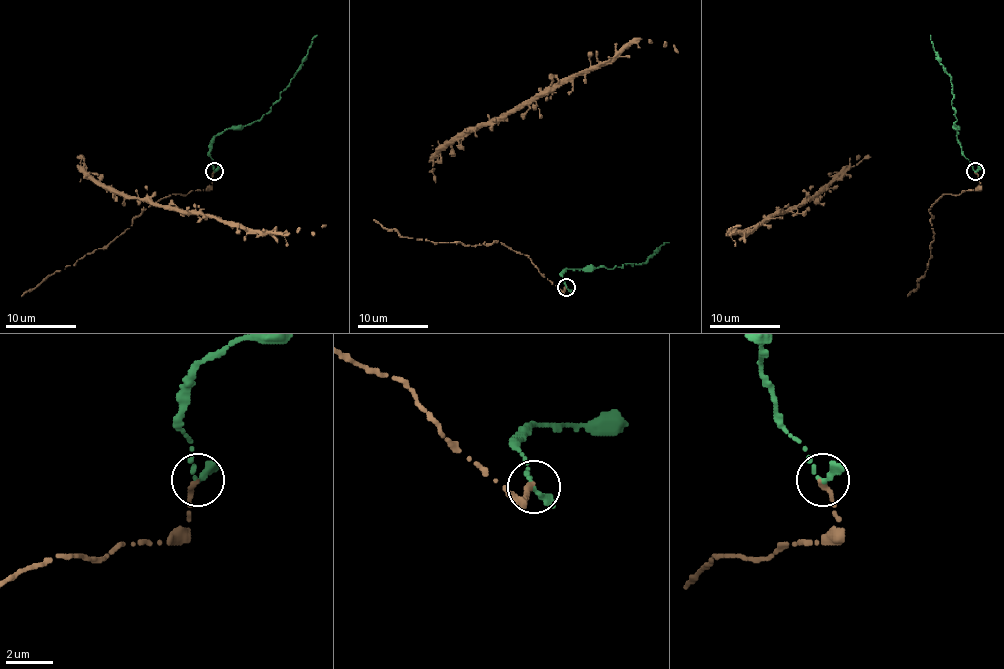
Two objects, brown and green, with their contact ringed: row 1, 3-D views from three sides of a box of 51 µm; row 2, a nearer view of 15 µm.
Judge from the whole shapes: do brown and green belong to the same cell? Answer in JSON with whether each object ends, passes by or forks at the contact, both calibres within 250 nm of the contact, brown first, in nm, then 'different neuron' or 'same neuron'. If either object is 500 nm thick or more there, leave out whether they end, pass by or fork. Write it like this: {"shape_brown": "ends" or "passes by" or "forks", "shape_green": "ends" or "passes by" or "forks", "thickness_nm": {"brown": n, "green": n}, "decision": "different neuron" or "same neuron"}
{"shape_brown": "ends", "shape_green": "passes by", "thickness_nm": {"brown": 240, "green": 220}, "decision": "same neuron"}

